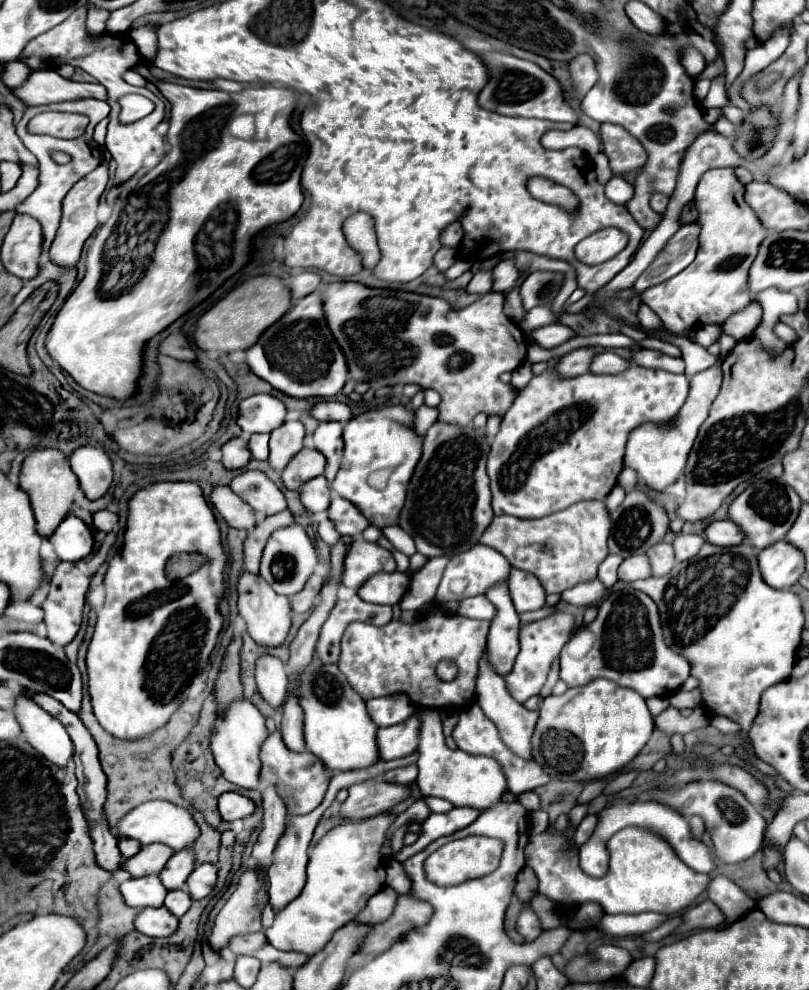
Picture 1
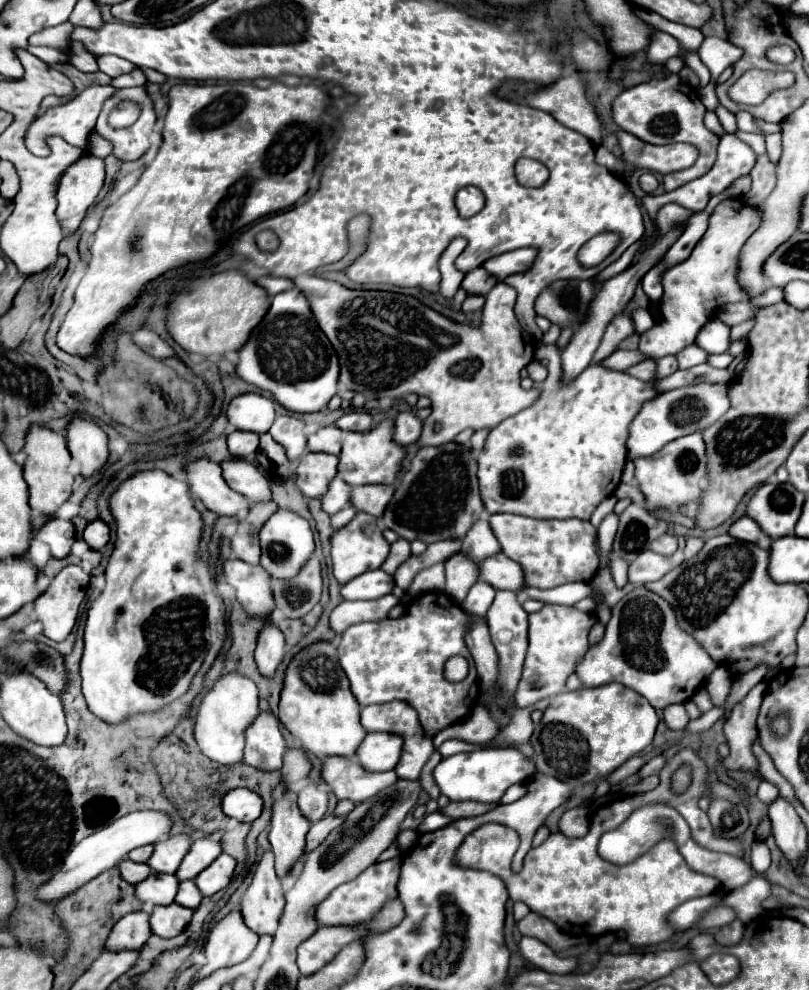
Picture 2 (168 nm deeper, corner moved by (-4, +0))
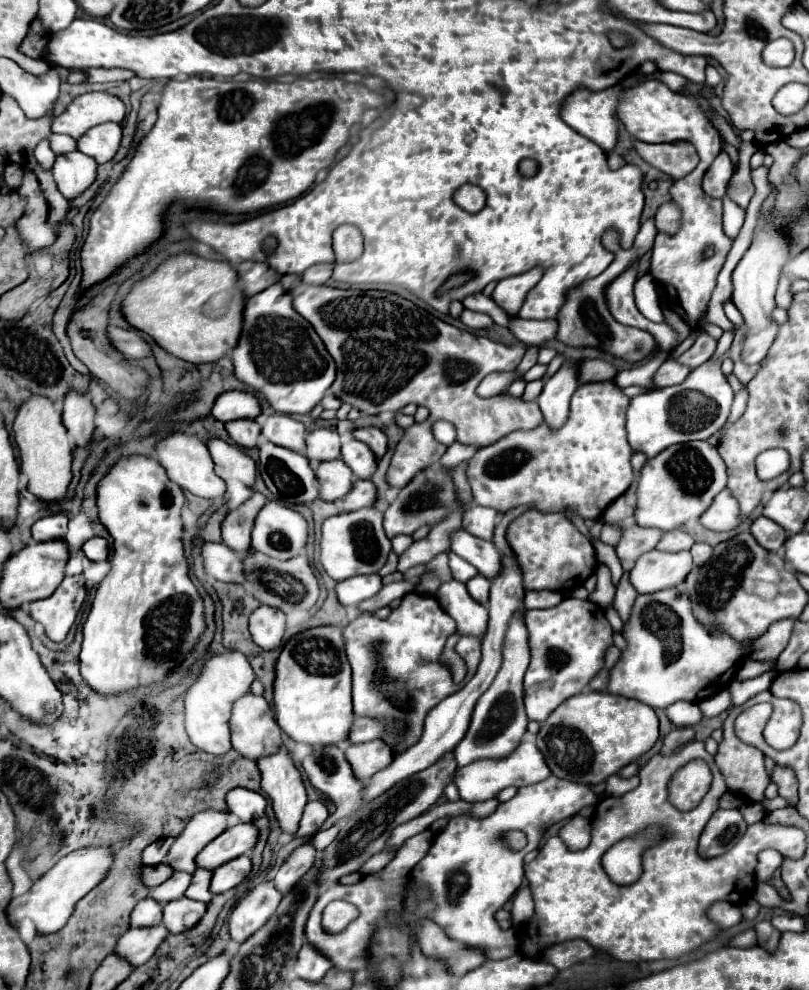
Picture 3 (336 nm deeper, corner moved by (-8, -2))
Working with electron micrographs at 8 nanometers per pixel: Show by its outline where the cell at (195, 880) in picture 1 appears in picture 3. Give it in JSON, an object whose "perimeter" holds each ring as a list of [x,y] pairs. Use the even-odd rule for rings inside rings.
{"perimeter":[[[240,855],[224,865],[220,865],[218,869],[212,871],[212,881],[210,881],[210,893],[224,893],[232,887],[236,887],[248,873],[250,873],[252,861],[248,855]]]}

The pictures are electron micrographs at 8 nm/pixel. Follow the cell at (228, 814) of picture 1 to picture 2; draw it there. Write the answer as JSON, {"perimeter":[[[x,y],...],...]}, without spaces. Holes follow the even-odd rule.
{"perimeter":[[[236,787],[222,797],[222,809],[228,817],[234,817],[244,823],[252,823],[254,819],[260,817],[262,799],[246,787]]]}

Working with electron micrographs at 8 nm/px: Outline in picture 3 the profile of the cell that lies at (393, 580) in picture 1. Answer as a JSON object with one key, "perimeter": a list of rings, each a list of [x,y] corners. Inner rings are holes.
{"perimeter":[[[358,575],[350,577],[346,581],[340,581],[336,585],[336,595],[342,605],[356,605],[364,599],[370,599],[376,595],[376,591],[382,589],[382,577],[376,575]]]}

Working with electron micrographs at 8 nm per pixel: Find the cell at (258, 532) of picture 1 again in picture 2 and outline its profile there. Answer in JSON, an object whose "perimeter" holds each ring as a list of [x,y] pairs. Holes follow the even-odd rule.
{"perimeter":[[[262,501],[262,503],[256,503],[250,507],[246,519],[238,523],[238,531],[230,541],[232,551],[236,553],[238,559],[258,565],[258,561],[260,561],[258,531],[264,525],[264,519],[268,519],[268,515],[272,515],[272,511],[276,511],[276,509],[278,509],[278,505],[274,501]]]}

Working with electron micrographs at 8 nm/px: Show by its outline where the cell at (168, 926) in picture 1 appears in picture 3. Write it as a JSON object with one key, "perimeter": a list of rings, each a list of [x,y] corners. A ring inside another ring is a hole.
{"perimeter":[[[182,897],[178,901],[166,903],[162,923],[170,933],[184,933],[192,929],[202,919],[204,913],[206,913],[206,903]]]}

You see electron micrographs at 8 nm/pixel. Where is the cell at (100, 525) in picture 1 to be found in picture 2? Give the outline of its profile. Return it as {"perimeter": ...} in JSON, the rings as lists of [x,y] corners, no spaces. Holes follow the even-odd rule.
{"perimeter":[[[96,519],[96,521],[88,523],[88,527],[82,533],[82,539],[88,543],[90,549],[102,549],[110,539],[110,529],[104,521]]]}

